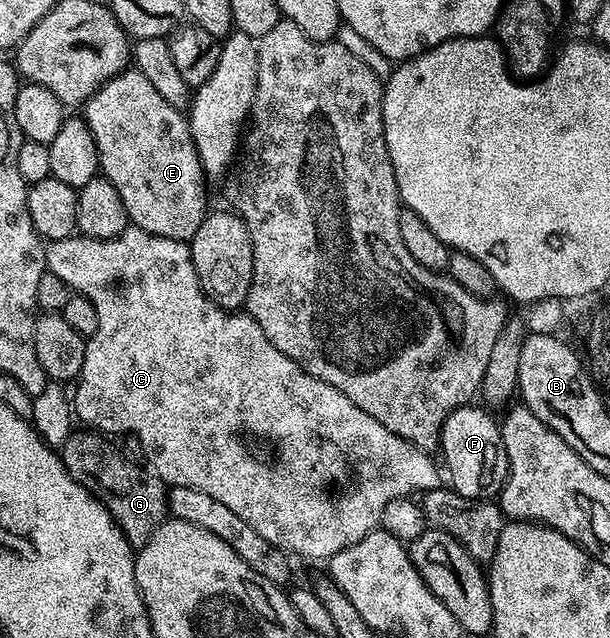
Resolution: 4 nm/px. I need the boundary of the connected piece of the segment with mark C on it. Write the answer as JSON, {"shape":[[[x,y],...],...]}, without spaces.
{"shape":[[[136,226],[124,228],[117,236],[106,240],[74,234],[45,244],[45,267],[48,271],[59,274],[59,278],[63,278],[63,282],[67,282],[69,289],[76,295],[86,296],[91,306],[95,306],[95,314],[99,314],[99,330],[95,330],[95,334],[86,339],[81,375],[75,381],[77,393],[73,392],[71,396],[72,411],[76,419],[80,423],[82,420],[86,429],[102,434],[130,432],[137,436],[146,458],[149,459],[148,467],[162,482],[169,486],[191,486],[195,490],[204,490],[211,494],[211,498],[216,498],[218,502],[223,502],[223,506],[235,510],[235,514],[239,514],[239,518],[243,518],[247,526],[263,534],[269,544],[275,545],[282,552],[294,557],[303,556],[307,560],[328,562],[335,554],[339,554],[339,550],[355,546],[355,542],[359,542],[380,525],[383,506],[387,506],[391,498],[412,497],[417,494],[413,492],[424,494],[432,488],[442,487],[442,473],[439,468],[437,473],[437,468],[429,457],[432,455],[426,449],[416,448],[411,442],[391,434],[391,430],[387,430],[383,422],[375,422],[371,414],[359,410],[359,406],[355,406],[355,402],[351,402],[347,394],[339,394],[335,386],[327,386],[327,382],[304,372],[294,360],[283,354],[283,350],[275,350],[275,346],[271,346],[267,334],[259,330],[259,322],[252,320],[248,314],[220,308],[214,300],[209,299],[195,274],[191,250],[186,241],[152,236],[147,230]]]}

